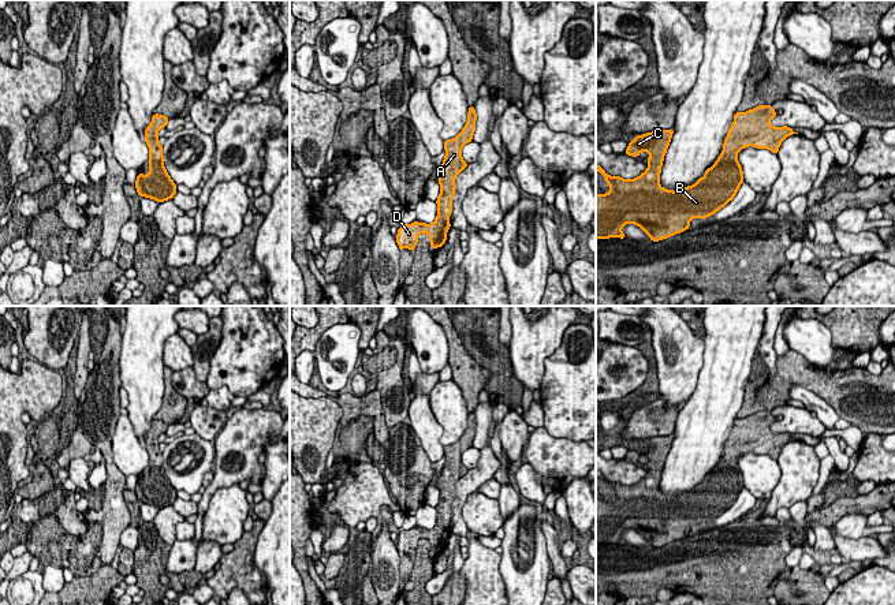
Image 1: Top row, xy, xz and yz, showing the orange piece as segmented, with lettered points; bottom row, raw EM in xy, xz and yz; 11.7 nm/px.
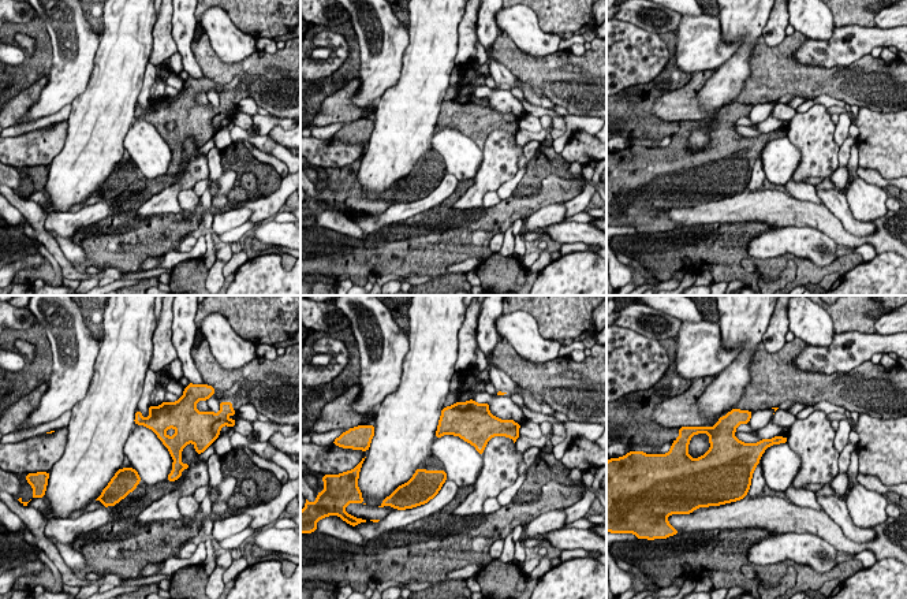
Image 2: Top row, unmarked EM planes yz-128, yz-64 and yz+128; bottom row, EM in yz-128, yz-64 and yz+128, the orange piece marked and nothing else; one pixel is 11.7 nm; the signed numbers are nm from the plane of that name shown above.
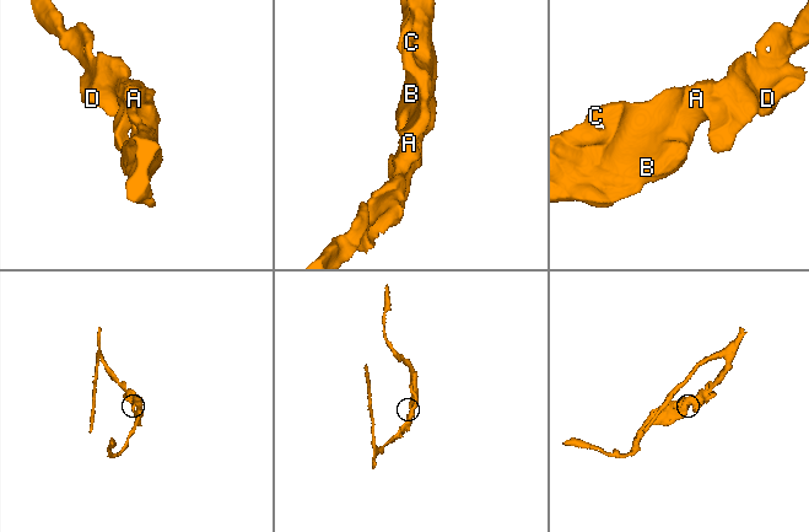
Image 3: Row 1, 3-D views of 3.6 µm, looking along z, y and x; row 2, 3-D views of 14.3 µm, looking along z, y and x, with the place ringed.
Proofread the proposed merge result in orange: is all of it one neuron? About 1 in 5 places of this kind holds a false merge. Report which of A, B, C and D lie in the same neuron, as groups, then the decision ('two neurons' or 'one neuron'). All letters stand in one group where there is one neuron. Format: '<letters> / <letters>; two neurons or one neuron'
A B C D; one neuron

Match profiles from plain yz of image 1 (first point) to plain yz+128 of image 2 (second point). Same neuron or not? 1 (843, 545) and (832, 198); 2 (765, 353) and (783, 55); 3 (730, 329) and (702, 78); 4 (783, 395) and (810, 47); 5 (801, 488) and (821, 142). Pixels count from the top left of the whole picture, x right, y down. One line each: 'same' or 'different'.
1: same
2: different
3: different
4: different
5: same

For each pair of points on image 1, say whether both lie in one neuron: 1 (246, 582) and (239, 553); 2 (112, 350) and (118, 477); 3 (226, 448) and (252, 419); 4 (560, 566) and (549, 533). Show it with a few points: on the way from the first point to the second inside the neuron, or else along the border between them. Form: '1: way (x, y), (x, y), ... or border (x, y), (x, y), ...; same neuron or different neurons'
1: way (245, 575), (239, 570), (239, 560); same neuron
2: way (104, 381), (104, 445); same neuron
3: way (234, 440), (234, 434), (243, 428); same neuron
4: way (555, 557), (552, 541); same neuron

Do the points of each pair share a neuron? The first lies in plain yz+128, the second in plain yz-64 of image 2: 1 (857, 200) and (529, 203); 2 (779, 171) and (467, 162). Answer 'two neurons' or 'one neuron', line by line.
1: two neurons
2: one neuron

